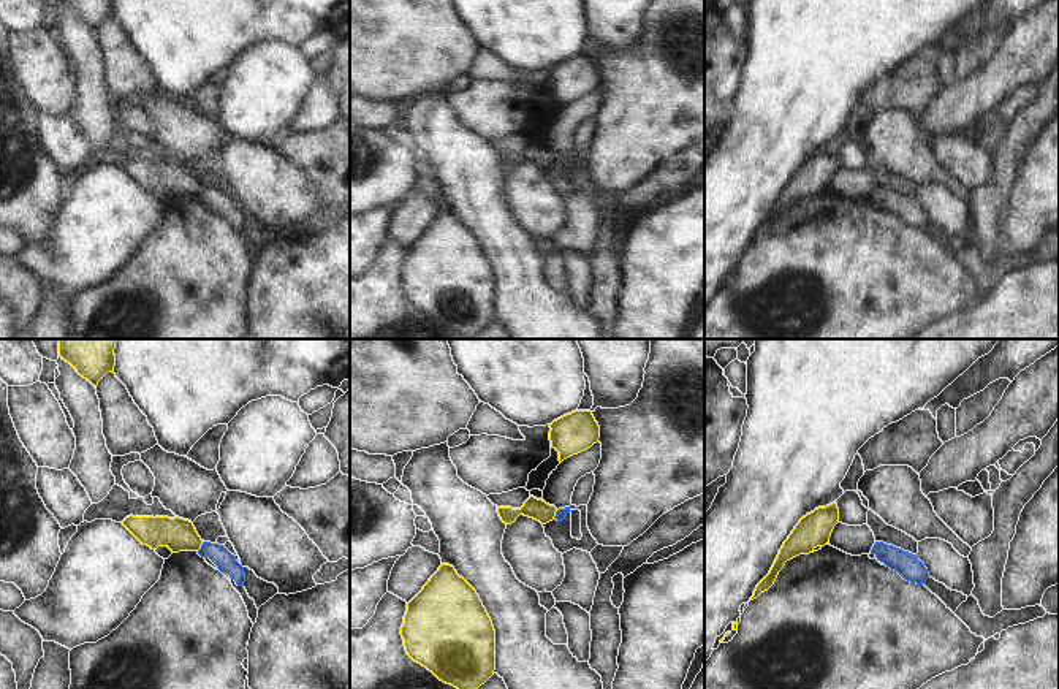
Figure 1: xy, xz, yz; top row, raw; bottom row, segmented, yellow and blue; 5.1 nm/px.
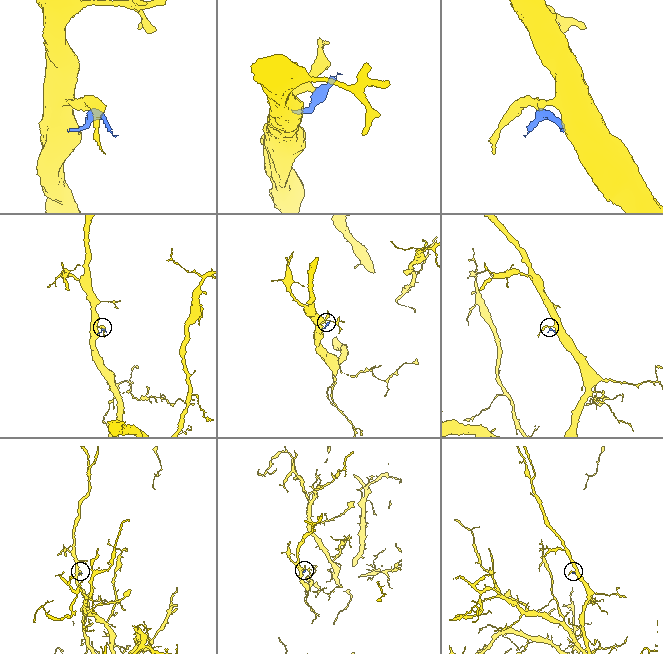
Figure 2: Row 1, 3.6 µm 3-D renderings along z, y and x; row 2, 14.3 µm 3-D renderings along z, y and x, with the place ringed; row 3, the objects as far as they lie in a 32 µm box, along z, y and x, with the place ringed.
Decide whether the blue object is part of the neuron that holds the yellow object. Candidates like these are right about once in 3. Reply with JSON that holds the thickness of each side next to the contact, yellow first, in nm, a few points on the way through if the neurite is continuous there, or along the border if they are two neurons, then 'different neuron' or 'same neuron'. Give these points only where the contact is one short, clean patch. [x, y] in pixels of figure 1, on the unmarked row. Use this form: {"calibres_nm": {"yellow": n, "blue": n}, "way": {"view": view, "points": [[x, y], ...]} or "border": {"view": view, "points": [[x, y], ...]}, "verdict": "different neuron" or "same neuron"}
{"calibres_nm": {"yellow": 170, "blue": 100}, "border": {"view": "xy", "points": [[203, 187], [197, 195]]}, "verdict": "different neuron"}

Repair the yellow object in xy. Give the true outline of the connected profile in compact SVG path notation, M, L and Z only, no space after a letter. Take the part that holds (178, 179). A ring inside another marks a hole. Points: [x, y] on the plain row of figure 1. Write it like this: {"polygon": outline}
{"polygon": "M127 162L122 169L142 188L157 195L168 192L173 198L198 196L203 190L192 166L168 162Z"}

